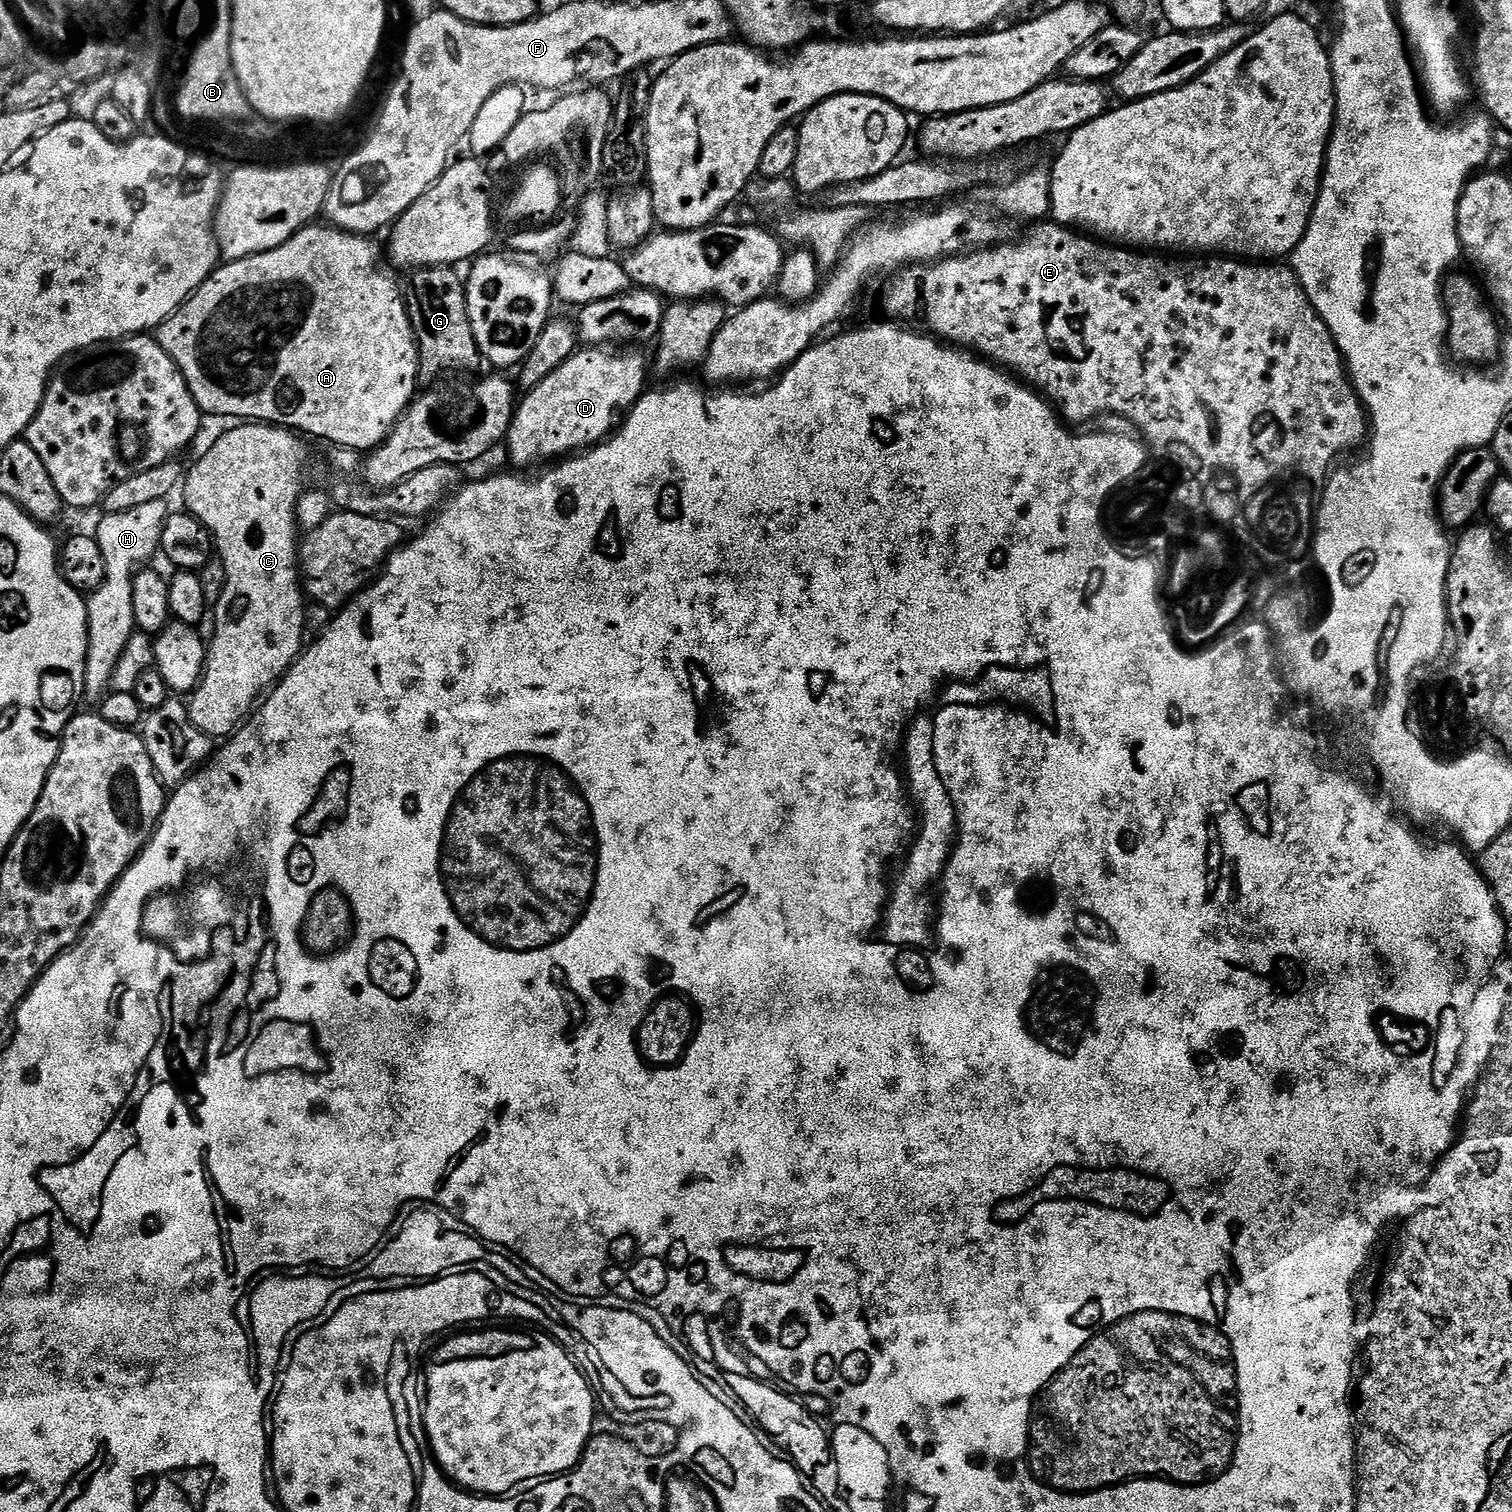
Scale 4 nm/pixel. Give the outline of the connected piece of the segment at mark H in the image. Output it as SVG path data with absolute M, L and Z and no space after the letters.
M167 501L146 503L137 509L106 514L95 529L94 535L102 547L103 556L108 563L108 574L102 586L87 599L88 606L88 660L84 680L87 701L99 703L111 685L115 668L129 647L135 633L133 618L133 578L156 552L164 533L165 522L170 515Z

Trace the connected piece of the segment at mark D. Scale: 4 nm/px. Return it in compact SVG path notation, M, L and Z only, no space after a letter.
M588 346L585 347L583 350L578 350L576 351L576 353L574 353L574 355L572 355L572 357L569 358L569 360L567 360L566 362L562 362L562 366L558 366L558 370L554 370L554 374L550 374L550 378L546 378L543 382L541 382L541 384L534 389L531 389L531 391L529 391L527 393L528 396L523 399L521 399L519 401L518 407L516 409L516 414L515 416L512 417L512 425L508 427L508 438L506 441L506 449L508 448L508 456L510 459L513 460L514 463L517 464L518 467L520 468L528 468L531 466L531 464L540 464L543 462L543 460L552 460L555 461L557 458L564 458L567 457L569 454L576 454L579 453L581 450L587 450L607 439L609 439L609 437L611 437L613 435L613 433L615 433L617 431L618 425L621 423L621 421L623 421L625 419L625 417L627 417L628 413L632 411L632 407L634 407L636 405L636 401L640 399L641 396L644 395L645 391L646 391L646 385L644 385L644 383L647 382L648 380L648 372L649 372L649 376L650 376L650 360L648 357L648 360L646 357L643 356L642 353L640 352L620 352L617 354L617 356L615 356L614 353L612 352L604 352L604 351L608 351L608 350L601 350L599 347L596 346Z

